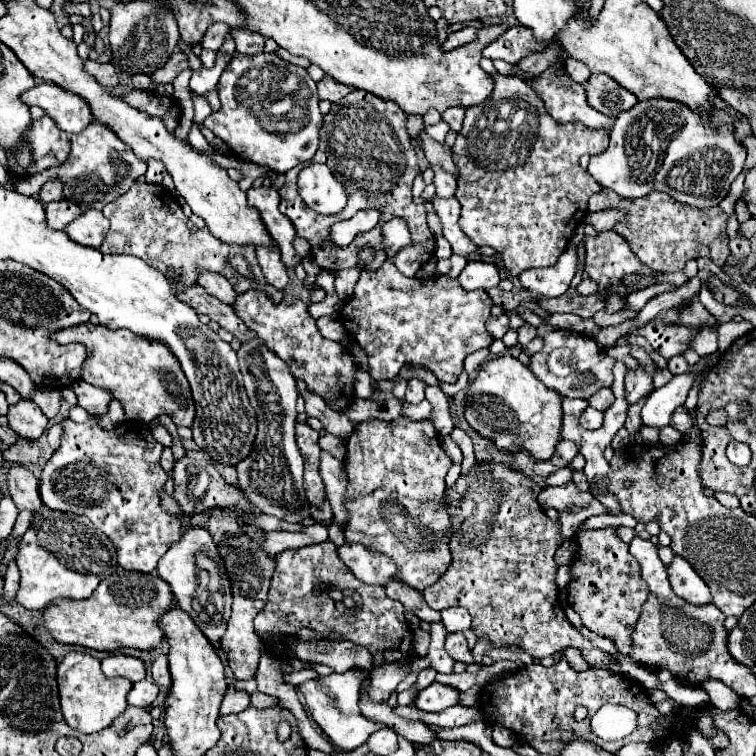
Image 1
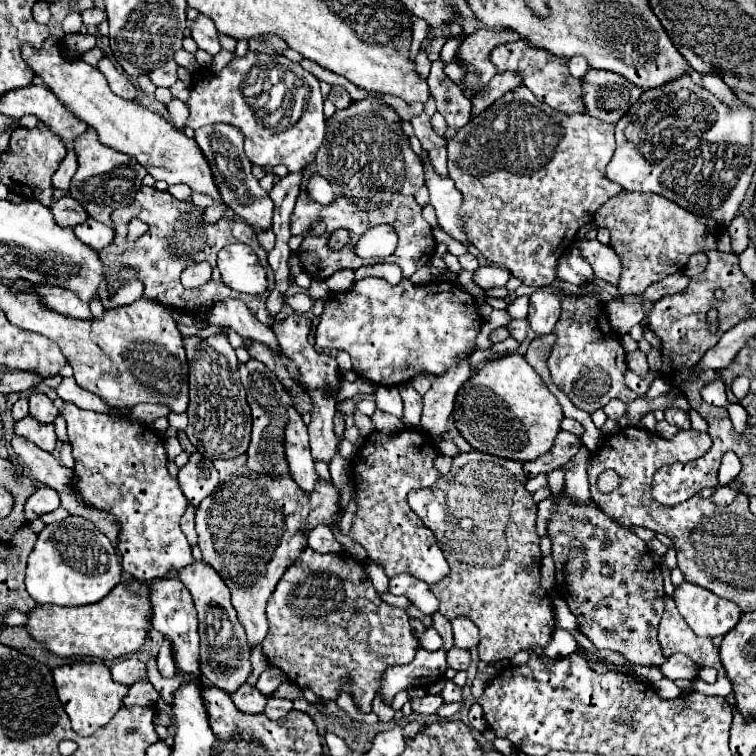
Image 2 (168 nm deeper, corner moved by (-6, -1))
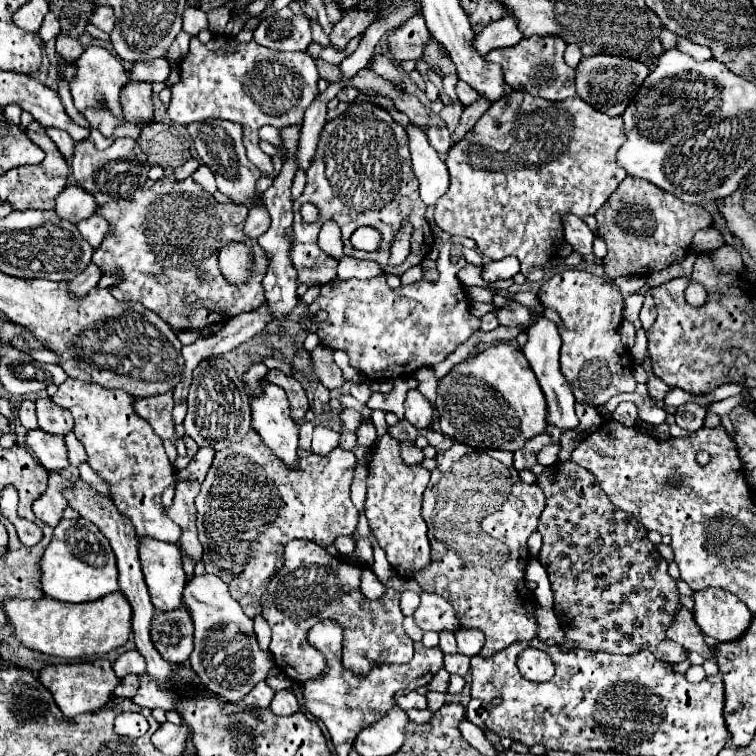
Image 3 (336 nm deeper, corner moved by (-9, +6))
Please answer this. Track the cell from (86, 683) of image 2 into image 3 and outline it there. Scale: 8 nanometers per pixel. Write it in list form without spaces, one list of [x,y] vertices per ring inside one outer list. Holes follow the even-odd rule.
[[[91,660],[91,662],[79,662],[79,664],[57,664],[57,666],[47,666],[39,672],[39,680],[45,688],[51,690],[57,706],[67,718],[75,718],[79,714],[95,712],[111,700],[111,692],[119,686],[119,678],[113,672],[113,666],[109,660]]]

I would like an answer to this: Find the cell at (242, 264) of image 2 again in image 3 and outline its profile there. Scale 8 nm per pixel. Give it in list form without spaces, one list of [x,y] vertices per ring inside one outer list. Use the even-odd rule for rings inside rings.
[[[227,242],[219,252],[219,268],[229,284],[241,286],[253,272],[253,252],[243,242]]]

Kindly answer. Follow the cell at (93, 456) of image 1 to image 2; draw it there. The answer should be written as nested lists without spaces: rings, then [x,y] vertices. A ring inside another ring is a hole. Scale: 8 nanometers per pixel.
[[[68,401],[60,415],[68,425],[72,455],[76,459],[74,471],[80,475],[80,491],[84,491],[82,499],[92,503],[92,507],[112,511],[122,525],[118,549],[124,571],[138,581],[152,581],[174,569],[180,571],[192,565],[192,549],[180,531],[180,517],[188,501],[178,479],[170,477],[166,469],[168,457],[162,437],[138,421],[84,411]]]

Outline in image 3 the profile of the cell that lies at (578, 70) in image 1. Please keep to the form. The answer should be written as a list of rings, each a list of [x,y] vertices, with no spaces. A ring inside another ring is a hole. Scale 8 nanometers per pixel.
[[[569,44],[567,50],[565,50],[565,62],[567,62],[571,68],[575,68],[575,66],[581,62],[581,58],[583,58],[583,54],[581,54],[579,46],[577,46],[577,44]]]

